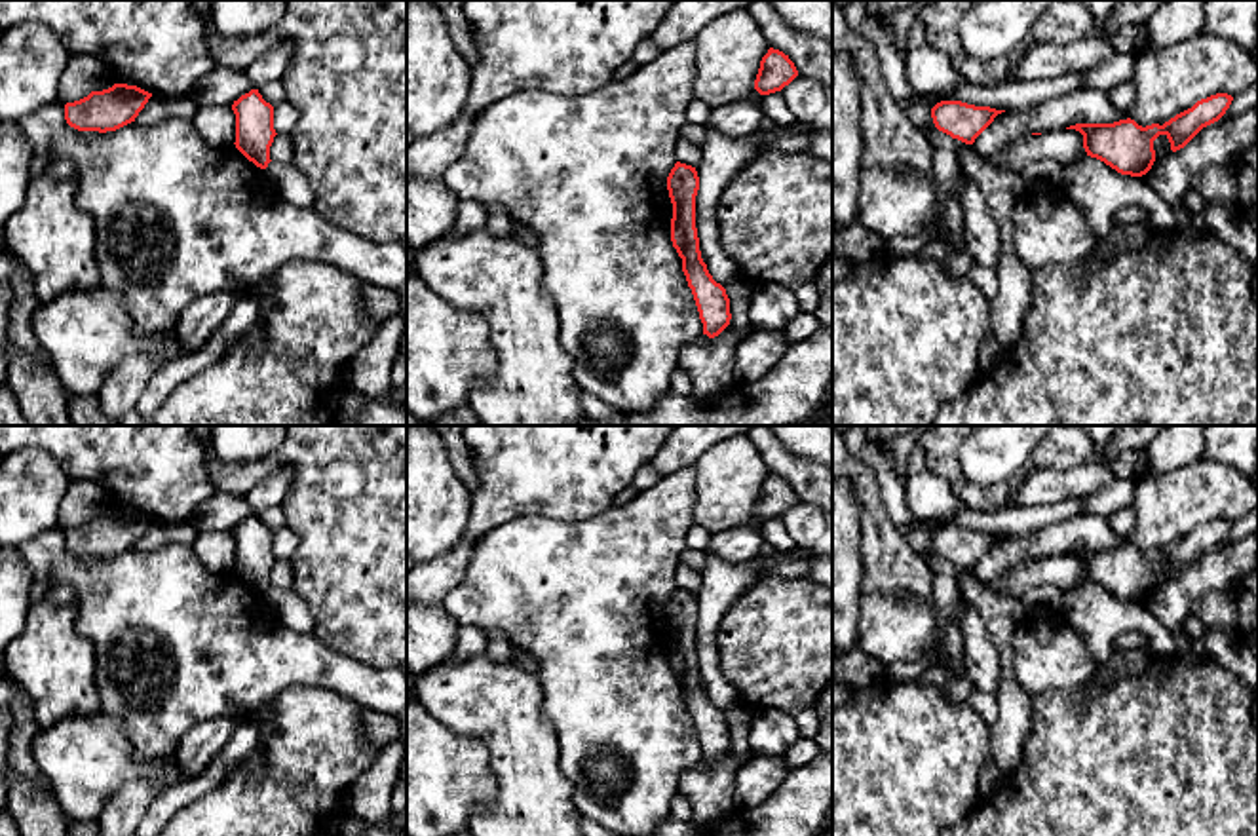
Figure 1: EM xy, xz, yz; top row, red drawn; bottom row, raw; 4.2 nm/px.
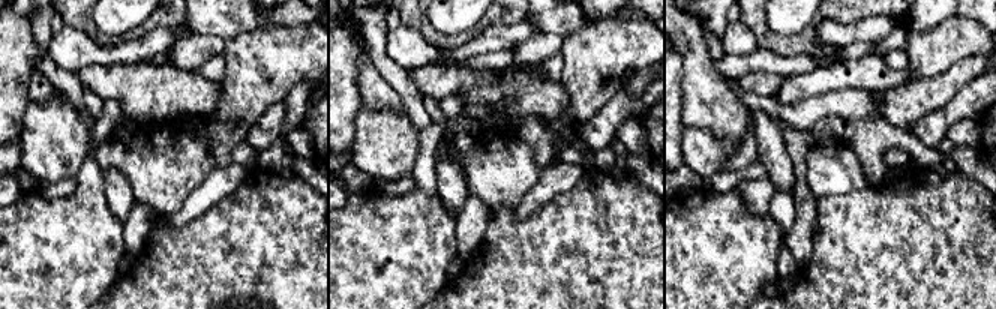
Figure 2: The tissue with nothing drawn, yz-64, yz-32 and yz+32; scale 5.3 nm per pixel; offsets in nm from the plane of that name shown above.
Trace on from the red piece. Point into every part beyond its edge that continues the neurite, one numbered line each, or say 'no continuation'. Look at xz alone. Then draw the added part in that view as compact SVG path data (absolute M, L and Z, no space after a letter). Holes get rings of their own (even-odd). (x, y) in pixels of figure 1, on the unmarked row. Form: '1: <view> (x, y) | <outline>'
no continuation

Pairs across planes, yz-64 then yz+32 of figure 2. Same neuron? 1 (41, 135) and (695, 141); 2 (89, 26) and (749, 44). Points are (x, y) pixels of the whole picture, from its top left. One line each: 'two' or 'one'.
1: one
2: two

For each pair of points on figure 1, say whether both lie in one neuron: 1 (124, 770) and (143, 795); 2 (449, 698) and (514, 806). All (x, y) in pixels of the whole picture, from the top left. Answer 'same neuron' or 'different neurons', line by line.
1: different neurons
2: same neuron

